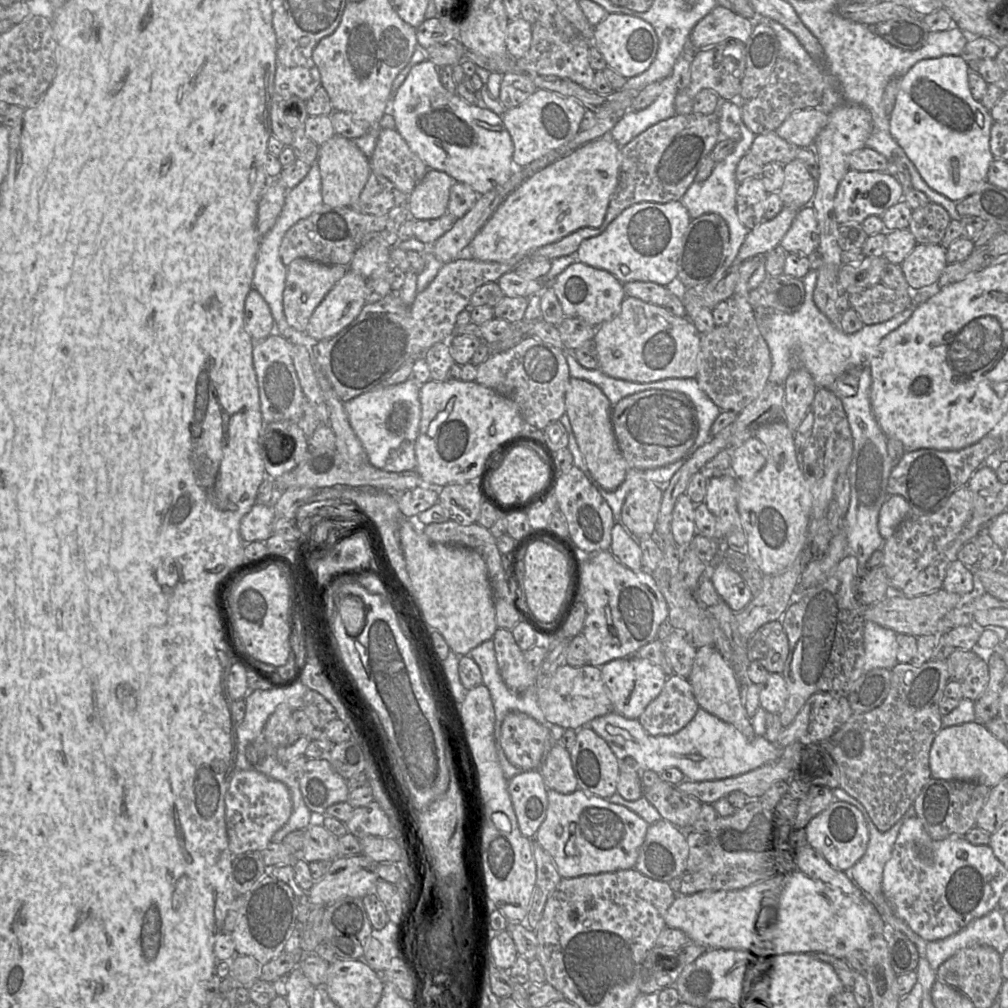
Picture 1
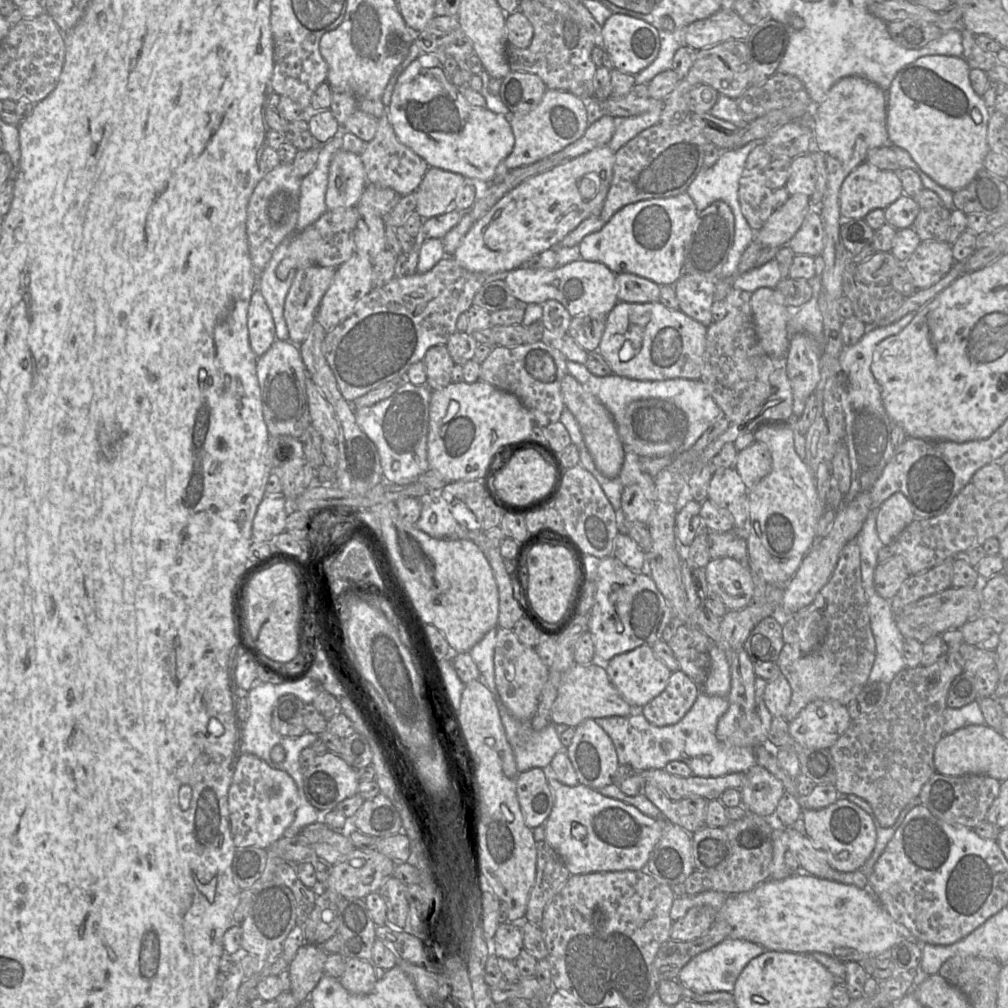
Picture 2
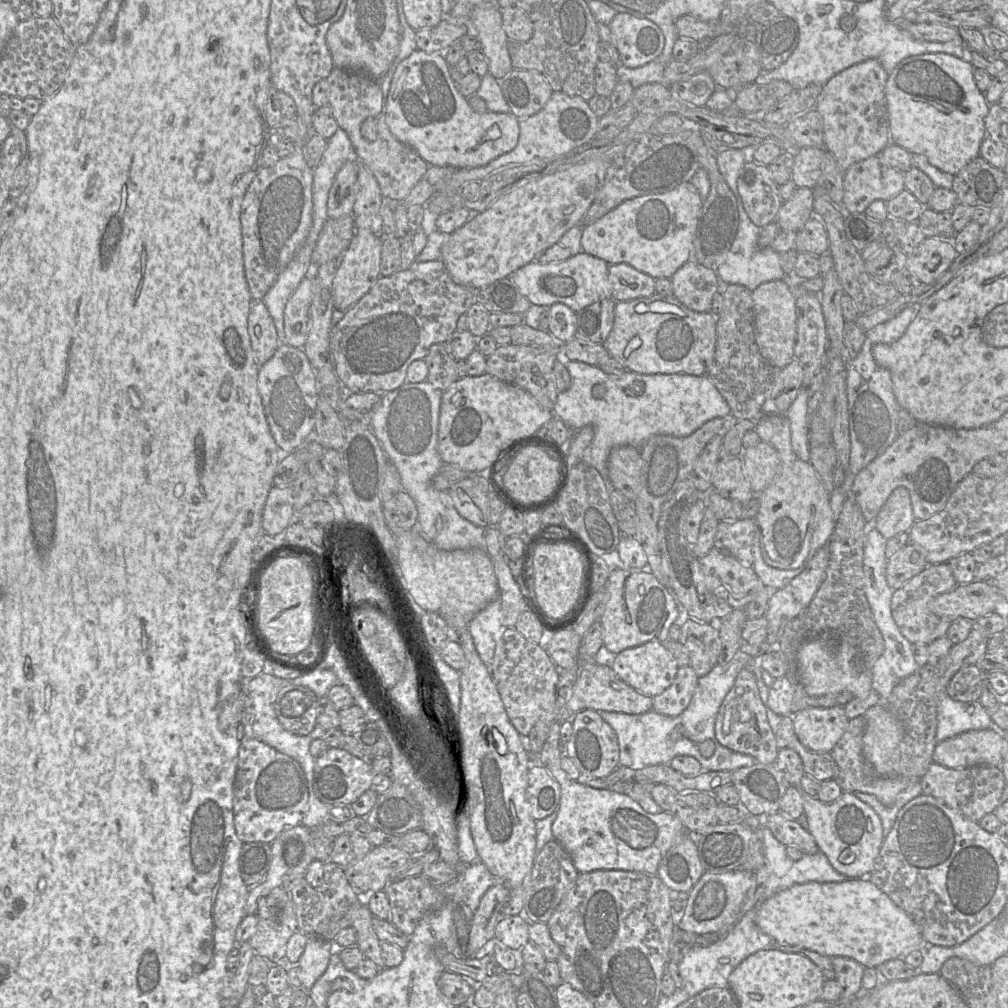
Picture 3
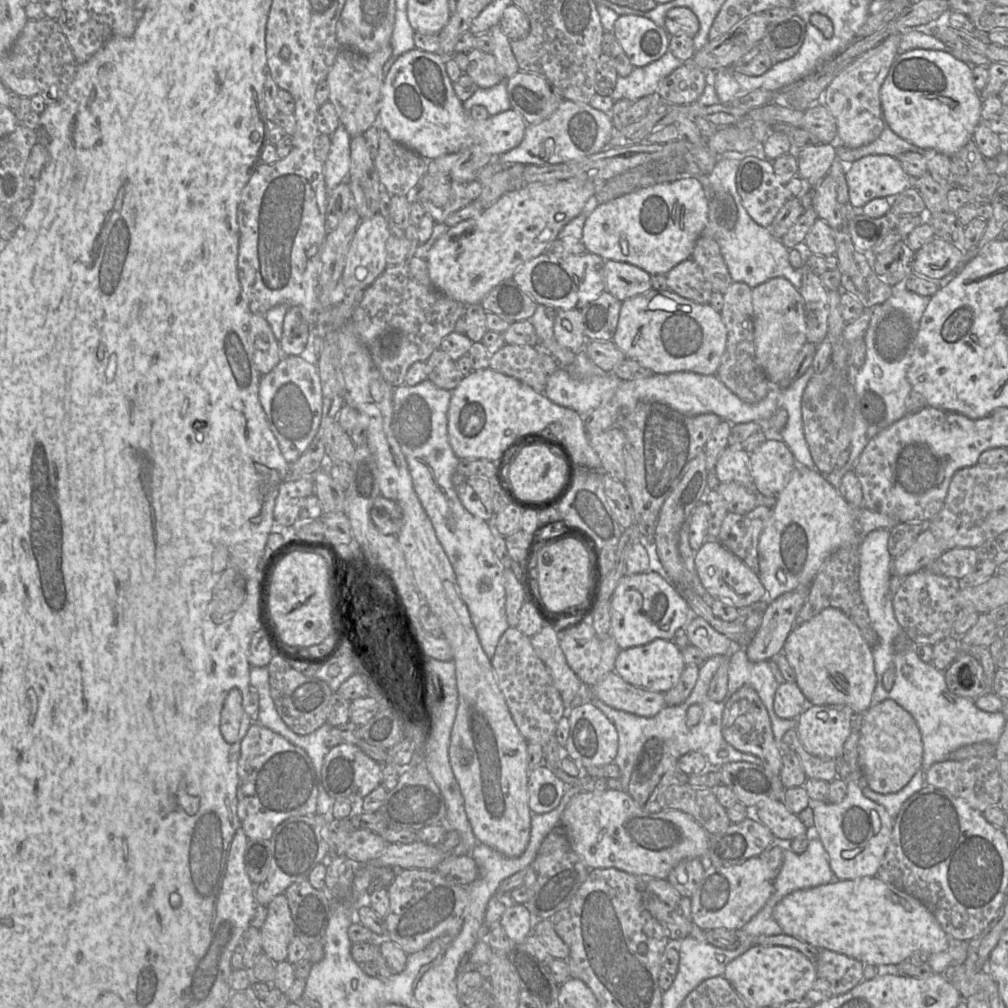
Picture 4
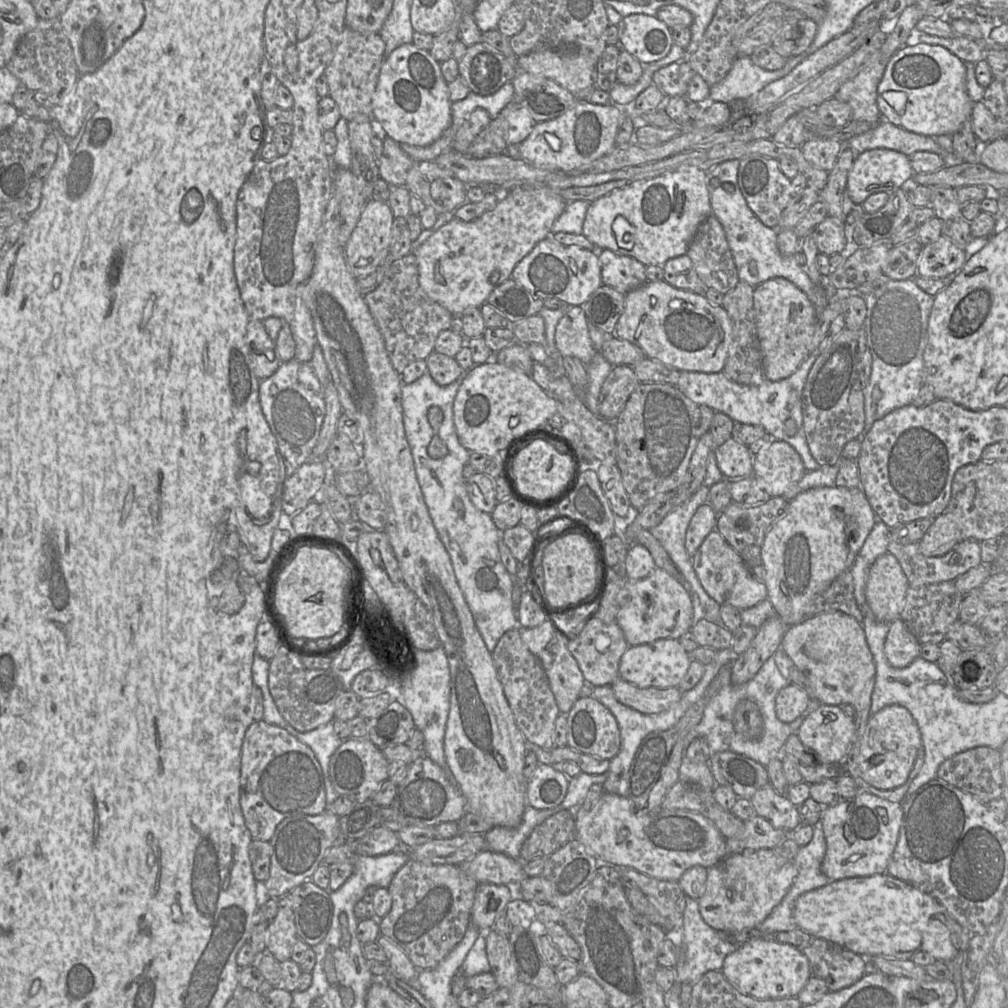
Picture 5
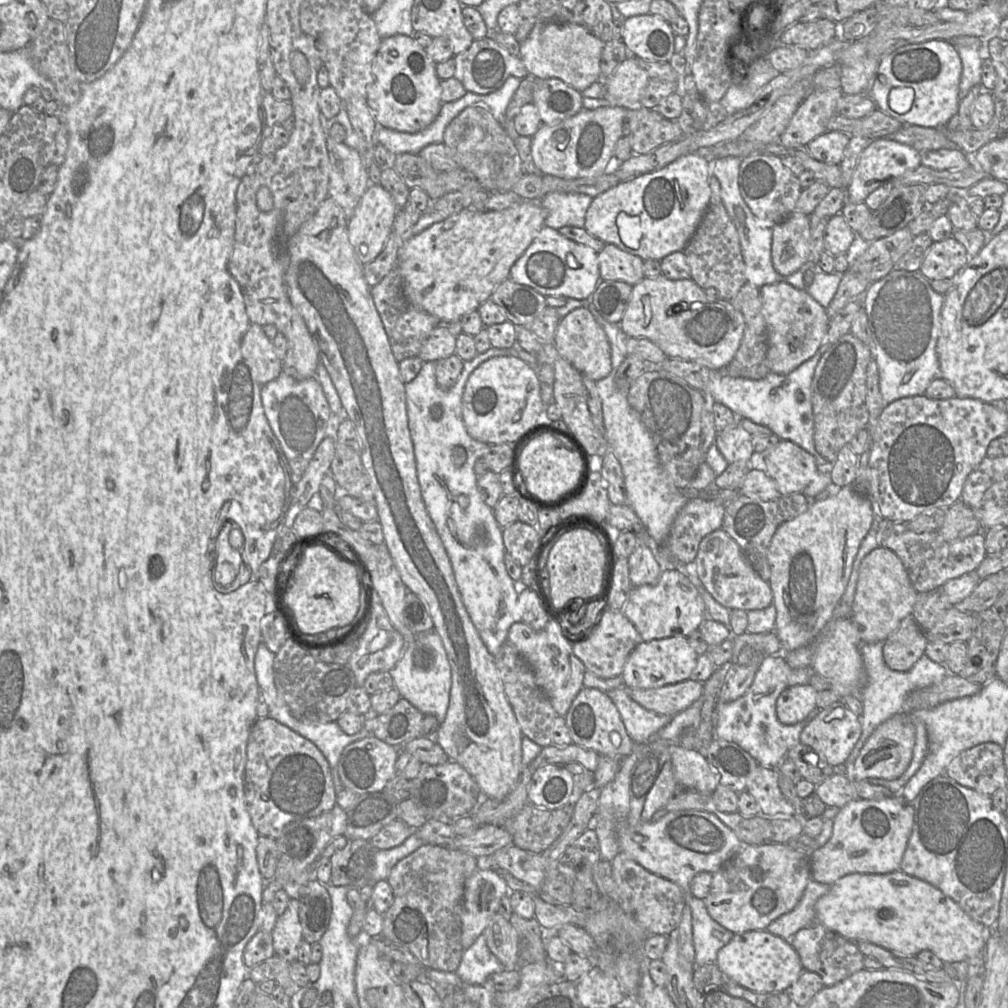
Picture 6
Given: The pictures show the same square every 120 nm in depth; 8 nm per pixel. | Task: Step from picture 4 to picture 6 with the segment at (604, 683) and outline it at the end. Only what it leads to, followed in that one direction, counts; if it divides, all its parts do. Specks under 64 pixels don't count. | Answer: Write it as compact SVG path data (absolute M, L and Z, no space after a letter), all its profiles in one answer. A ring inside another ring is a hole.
M695 680L652 689L626 688L629 696L642 707L659 714L675 715L689 708L704 691L704 683Z

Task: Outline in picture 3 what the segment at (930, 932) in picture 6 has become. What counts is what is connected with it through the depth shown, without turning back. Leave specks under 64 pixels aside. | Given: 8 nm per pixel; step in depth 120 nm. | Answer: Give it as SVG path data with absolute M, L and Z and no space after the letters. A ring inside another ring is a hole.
M868 878L794 885L758 907L756 924L781 945L805 948L830 958L851 958L865 968L877 968L912 949L927 946L913 919Z

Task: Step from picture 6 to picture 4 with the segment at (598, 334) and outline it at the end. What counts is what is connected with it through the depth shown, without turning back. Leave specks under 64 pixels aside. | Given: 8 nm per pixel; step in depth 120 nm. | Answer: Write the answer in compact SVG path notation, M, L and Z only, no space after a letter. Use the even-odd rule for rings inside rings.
M579 309L558 310L554 319L554 338L574 353L585 346L582 314Z

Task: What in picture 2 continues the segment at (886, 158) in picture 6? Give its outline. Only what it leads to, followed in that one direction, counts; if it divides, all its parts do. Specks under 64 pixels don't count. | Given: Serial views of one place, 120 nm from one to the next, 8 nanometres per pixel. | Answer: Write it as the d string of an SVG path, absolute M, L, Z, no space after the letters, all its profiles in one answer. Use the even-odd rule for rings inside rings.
M865 161L841 185L840 214L843 219L864 219L874 209L885 210L903 193L897 172L881 170Z

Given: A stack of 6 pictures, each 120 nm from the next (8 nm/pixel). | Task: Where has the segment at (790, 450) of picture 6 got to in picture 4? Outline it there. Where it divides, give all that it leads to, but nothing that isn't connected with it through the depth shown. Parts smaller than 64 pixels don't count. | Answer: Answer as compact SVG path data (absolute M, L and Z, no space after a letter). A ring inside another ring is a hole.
M767 439L749 454L752 488L765 497L776 497L796 467L792 452L781 440Z

